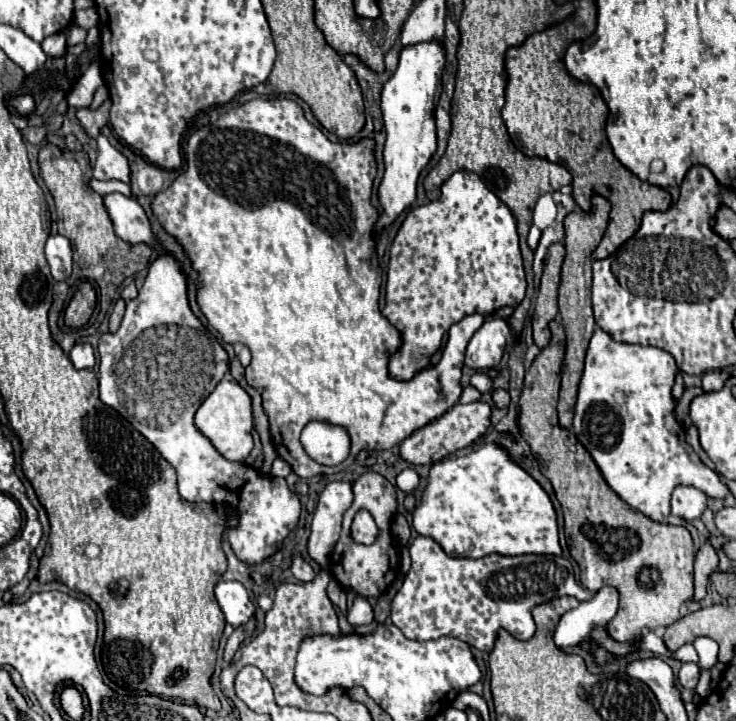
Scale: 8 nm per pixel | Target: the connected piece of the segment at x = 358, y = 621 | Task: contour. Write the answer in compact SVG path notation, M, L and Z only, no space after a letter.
M356 595L352 607L348 609L350 625L354 625L354 627L356 625L368 625L368 623L372 623L372 619L374 619L374 609L372 609L370 601L366 597Z

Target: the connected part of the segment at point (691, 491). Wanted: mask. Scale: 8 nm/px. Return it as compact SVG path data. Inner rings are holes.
M676 487L672 493L672 515L692 521L698 519L704 509L706 509L708 497L702 495L702 491L698 491L696 487Z

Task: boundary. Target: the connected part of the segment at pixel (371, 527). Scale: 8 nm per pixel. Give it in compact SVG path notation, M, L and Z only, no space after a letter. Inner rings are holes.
M360 511L354 517L352 535L354 535L354 541L358 541L358 543L364 543L364 545L374 543L376 535L378 535L378 527L376 527L374 519L370 519L370 513L368 511Z

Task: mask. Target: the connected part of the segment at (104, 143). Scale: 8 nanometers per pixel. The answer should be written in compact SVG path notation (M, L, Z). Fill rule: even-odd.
M98 135L98 159L94 165L94 179L118 179L130 183L128 179L128 159L114 149L104 135Z

